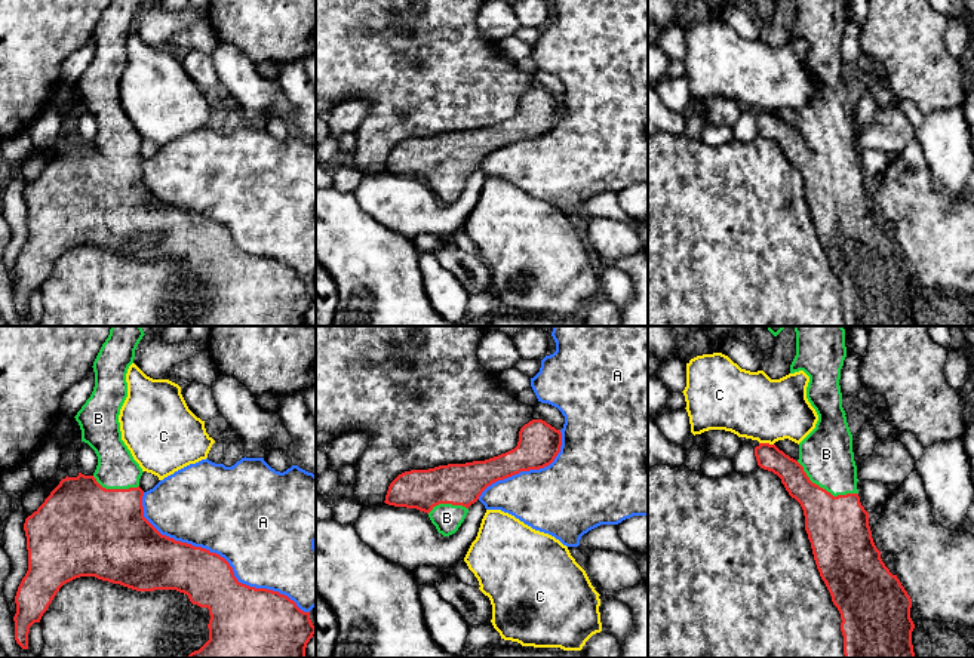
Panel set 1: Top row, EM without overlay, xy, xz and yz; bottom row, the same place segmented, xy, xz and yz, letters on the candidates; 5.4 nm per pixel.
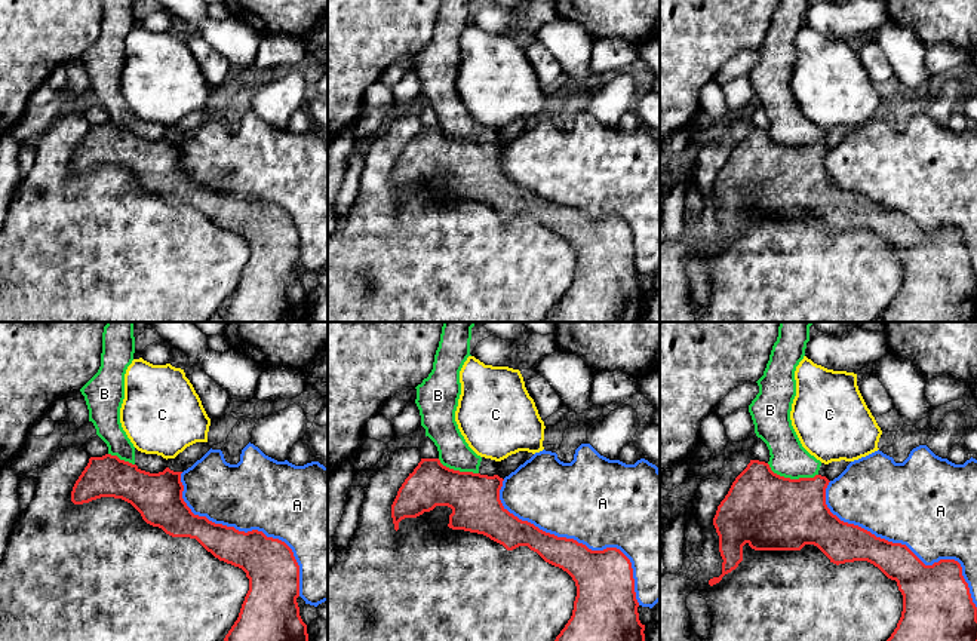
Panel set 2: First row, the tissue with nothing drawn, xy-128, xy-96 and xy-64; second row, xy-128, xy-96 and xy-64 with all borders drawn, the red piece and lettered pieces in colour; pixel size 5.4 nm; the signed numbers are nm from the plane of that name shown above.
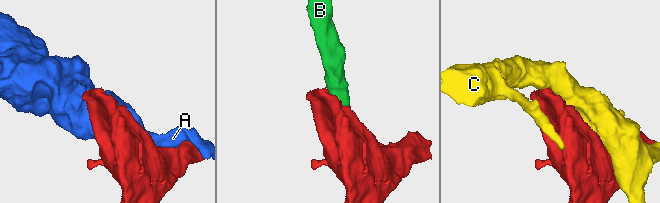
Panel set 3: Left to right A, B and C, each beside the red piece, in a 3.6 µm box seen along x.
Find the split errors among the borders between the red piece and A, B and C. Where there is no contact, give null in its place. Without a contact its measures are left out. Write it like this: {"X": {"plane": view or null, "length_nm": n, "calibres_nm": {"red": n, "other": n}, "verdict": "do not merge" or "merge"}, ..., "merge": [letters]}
{"A": {"plane": "xy", "length_nm": 1100, "calibres_nm": {"red": 280, "other": 500}, "verdict": "do not merge"}, "B": {"plane": "yz", "length_nm": 380, "calibres_nm": {"red": 340, "other": 280}, "verdict": "merge"}, "C": {"plane": "yz", "length_nm": 80, "calibres_nm": {"red": 140, "other": 360}, "verdict": "do not merge"}, "merge": ["B"]}

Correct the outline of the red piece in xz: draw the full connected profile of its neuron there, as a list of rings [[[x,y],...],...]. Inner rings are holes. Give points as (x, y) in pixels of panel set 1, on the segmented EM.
[[[532,419],[520,428],[517,446],[506,453],[399,474],[390,483],[384,502],[427,513],[437,532],[449,536],[488,486],[520,471],[550,465],[560,446],[560,430],[543,419]]]

